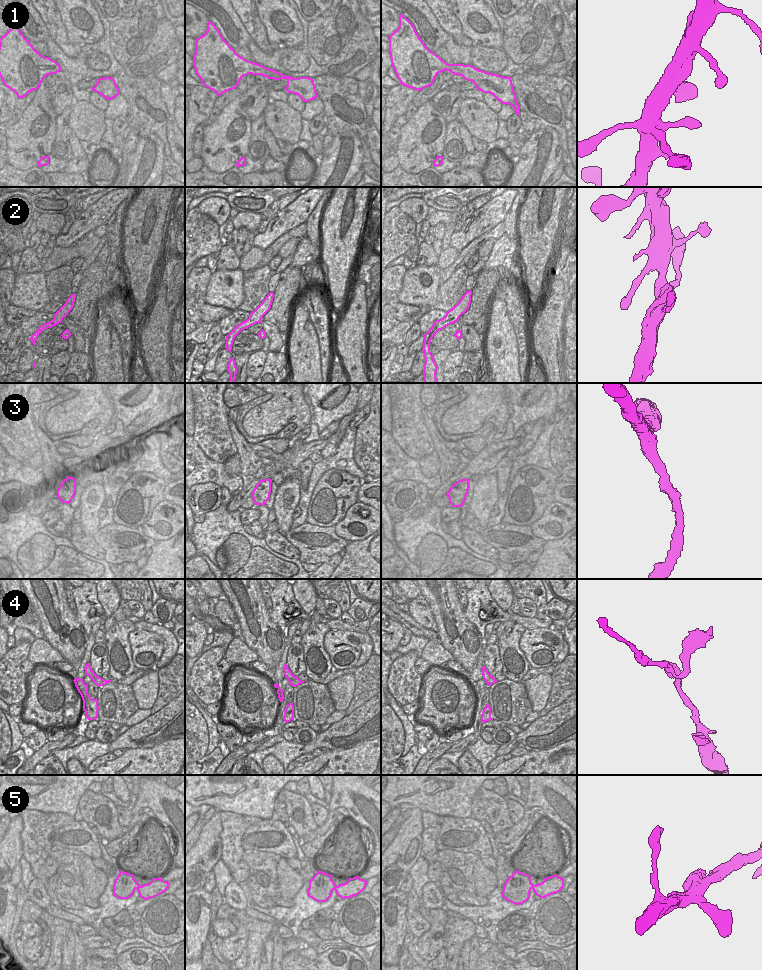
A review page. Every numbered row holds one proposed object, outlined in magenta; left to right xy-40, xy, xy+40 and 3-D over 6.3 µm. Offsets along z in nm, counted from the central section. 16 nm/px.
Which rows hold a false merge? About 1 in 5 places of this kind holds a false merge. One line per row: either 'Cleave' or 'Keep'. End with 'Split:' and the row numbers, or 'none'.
1: Keep
2: Keep
3: Keep
4: Keep
5: Keep
Split: none

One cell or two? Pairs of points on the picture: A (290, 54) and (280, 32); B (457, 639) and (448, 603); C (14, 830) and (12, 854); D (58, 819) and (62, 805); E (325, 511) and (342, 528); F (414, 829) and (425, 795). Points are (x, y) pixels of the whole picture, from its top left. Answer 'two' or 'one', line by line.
A: two
B: one
C: one
D: two
E: two
F: two

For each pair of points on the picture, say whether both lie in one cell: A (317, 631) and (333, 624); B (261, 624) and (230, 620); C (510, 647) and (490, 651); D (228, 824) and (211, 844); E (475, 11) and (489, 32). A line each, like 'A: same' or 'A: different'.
A: different
B: different
C: different
D: different
E: same

